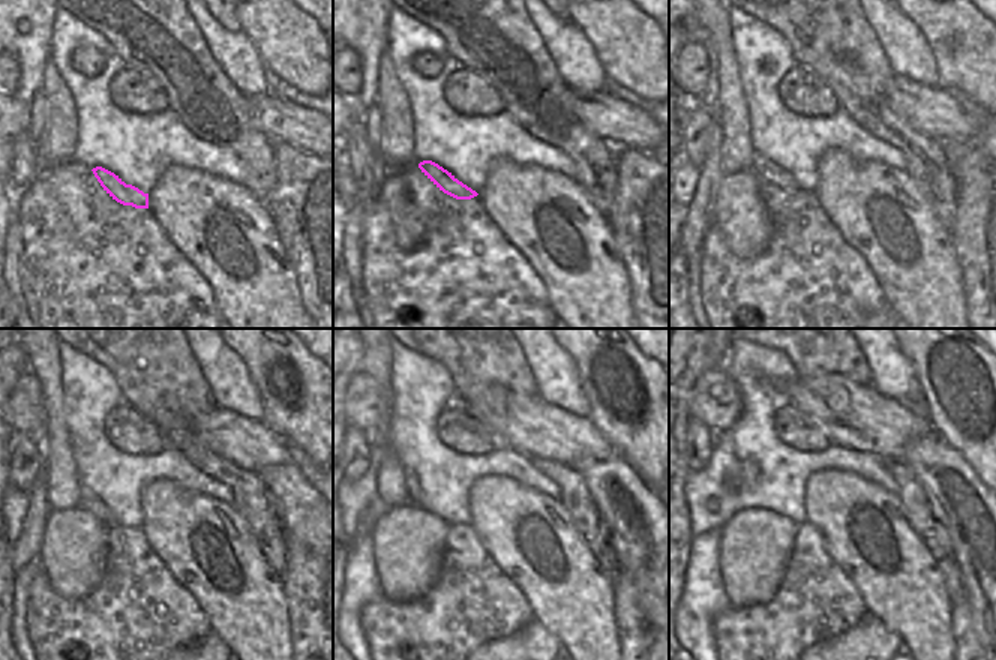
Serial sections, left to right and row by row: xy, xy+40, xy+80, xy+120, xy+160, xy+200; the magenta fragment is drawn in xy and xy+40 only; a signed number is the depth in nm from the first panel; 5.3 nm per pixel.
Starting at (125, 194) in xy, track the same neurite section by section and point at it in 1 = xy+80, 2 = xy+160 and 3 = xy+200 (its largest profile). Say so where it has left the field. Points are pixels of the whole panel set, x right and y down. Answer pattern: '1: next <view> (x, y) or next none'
1: next xy+80 (765, 170)
2: next xy+160 (413, 488)
3: next xy+200 (749, 467)

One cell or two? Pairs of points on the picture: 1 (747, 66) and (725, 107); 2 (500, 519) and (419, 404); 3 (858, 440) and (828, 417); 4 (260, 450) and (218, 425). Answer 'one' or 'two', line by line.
1: two
2: two
3: one
4: one

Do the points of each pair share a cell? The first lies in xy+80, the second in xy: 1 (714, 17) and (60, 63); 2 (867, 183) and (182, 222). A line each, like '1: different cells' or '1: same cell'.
1: different cells
2: same cell

